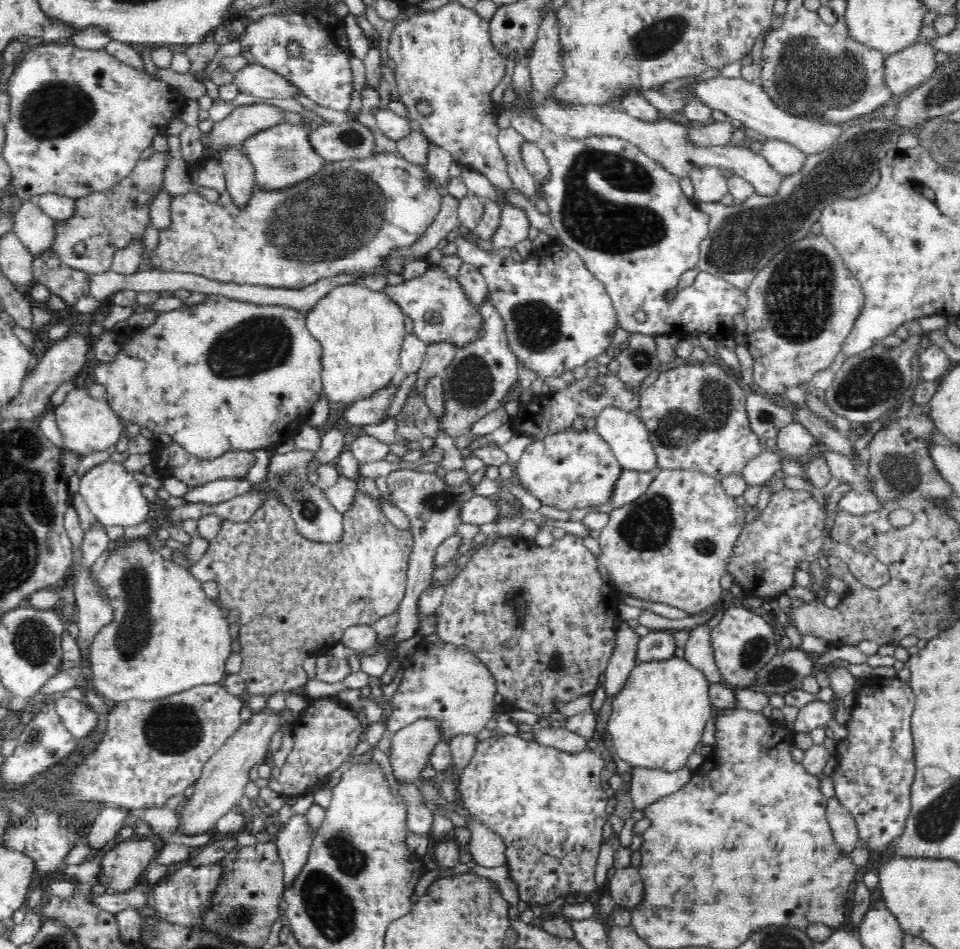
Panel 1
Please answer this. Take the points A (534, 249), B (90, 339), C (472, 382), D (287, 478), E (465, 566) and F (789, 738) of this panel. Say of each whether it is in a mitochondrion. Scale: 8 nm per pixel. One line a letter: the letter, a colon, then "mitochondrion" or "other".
A: other
B: other
C: mitochondrion
D: mitochondrion
E: other
F: other

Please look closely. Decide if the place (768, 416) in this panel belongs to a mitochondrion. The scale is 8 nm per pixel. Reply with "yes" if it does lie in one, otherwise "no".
yes

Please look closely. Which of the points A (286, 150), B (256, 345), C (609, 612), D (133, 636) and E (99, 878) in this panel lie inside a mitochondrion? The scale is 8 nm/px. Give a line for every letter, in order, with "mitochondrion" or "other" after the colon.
A: mitochondrion
B: mitochondrion
C: other
D: mitochondrion
E: other

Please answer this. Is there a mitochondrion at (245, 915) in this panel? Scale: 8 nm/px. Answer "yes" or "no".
yes

